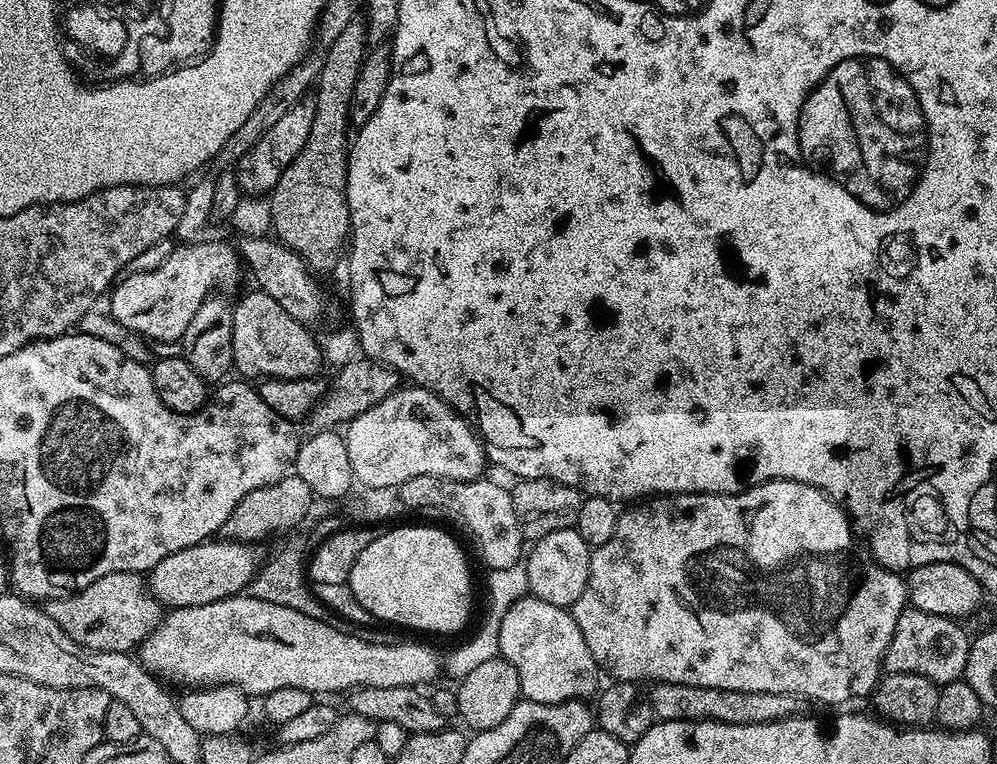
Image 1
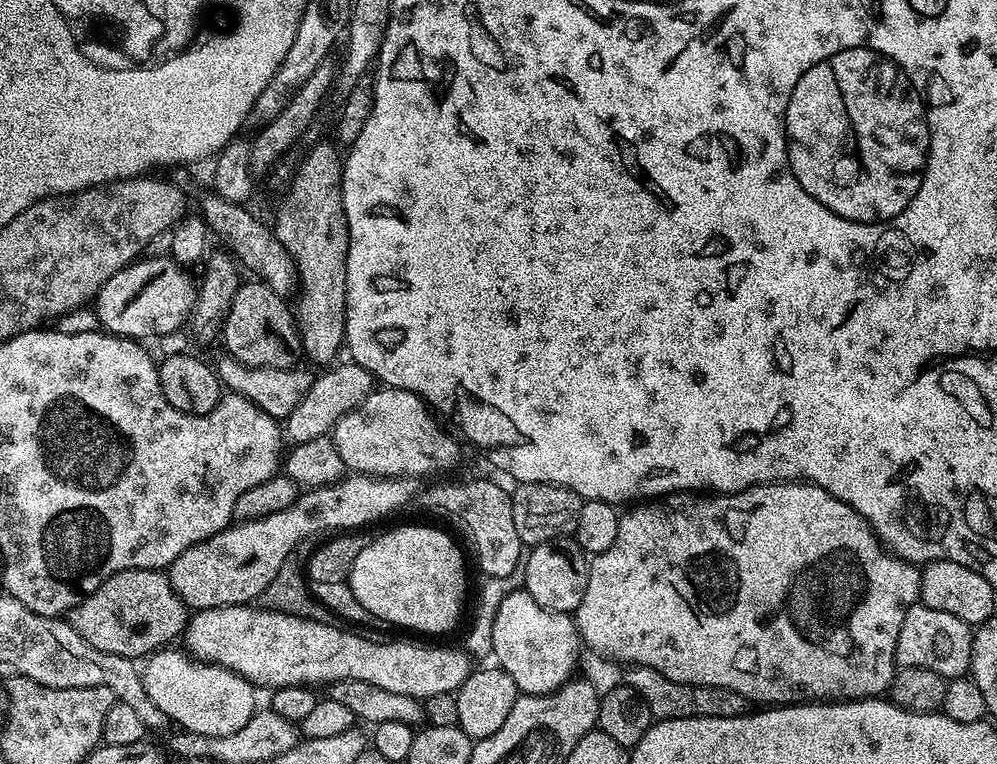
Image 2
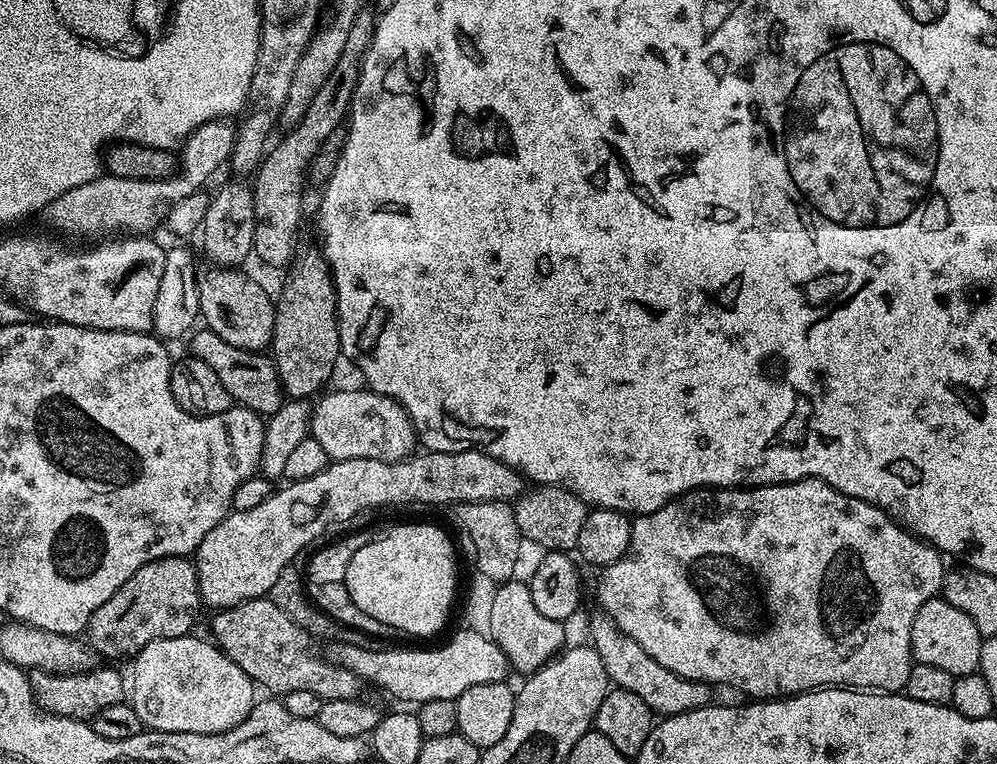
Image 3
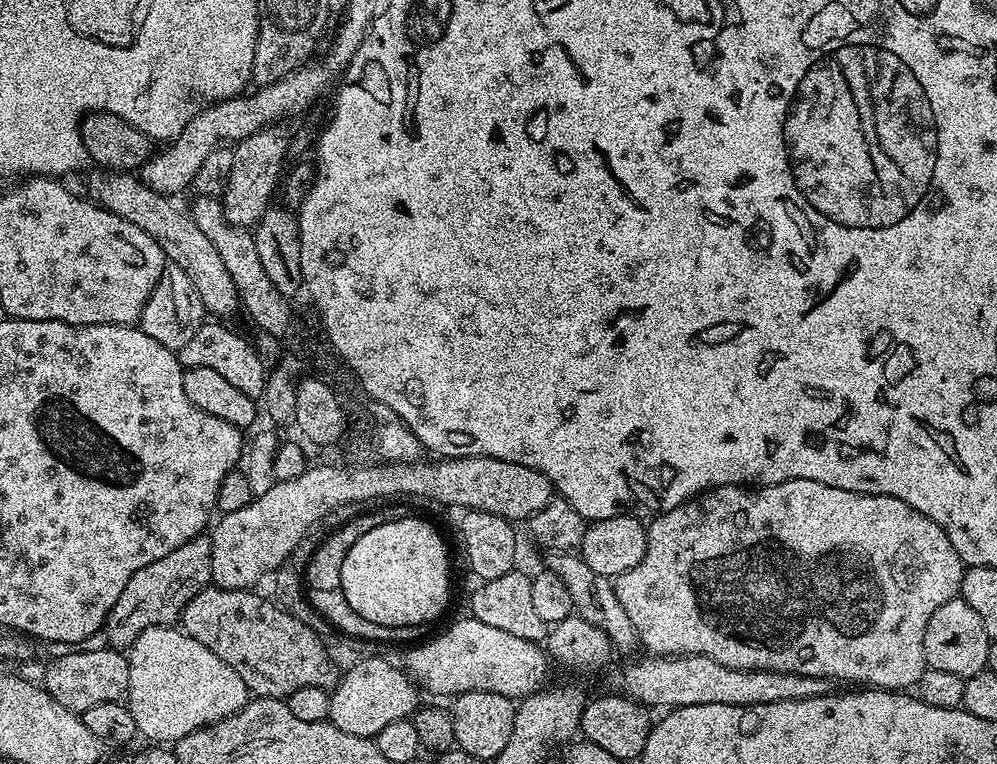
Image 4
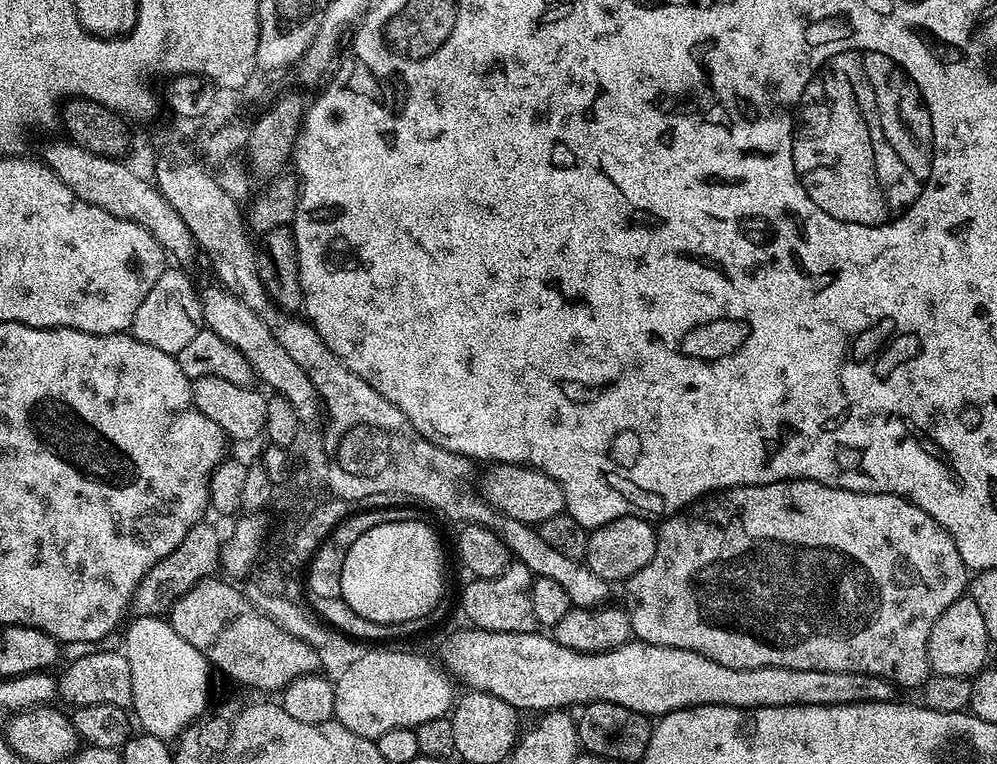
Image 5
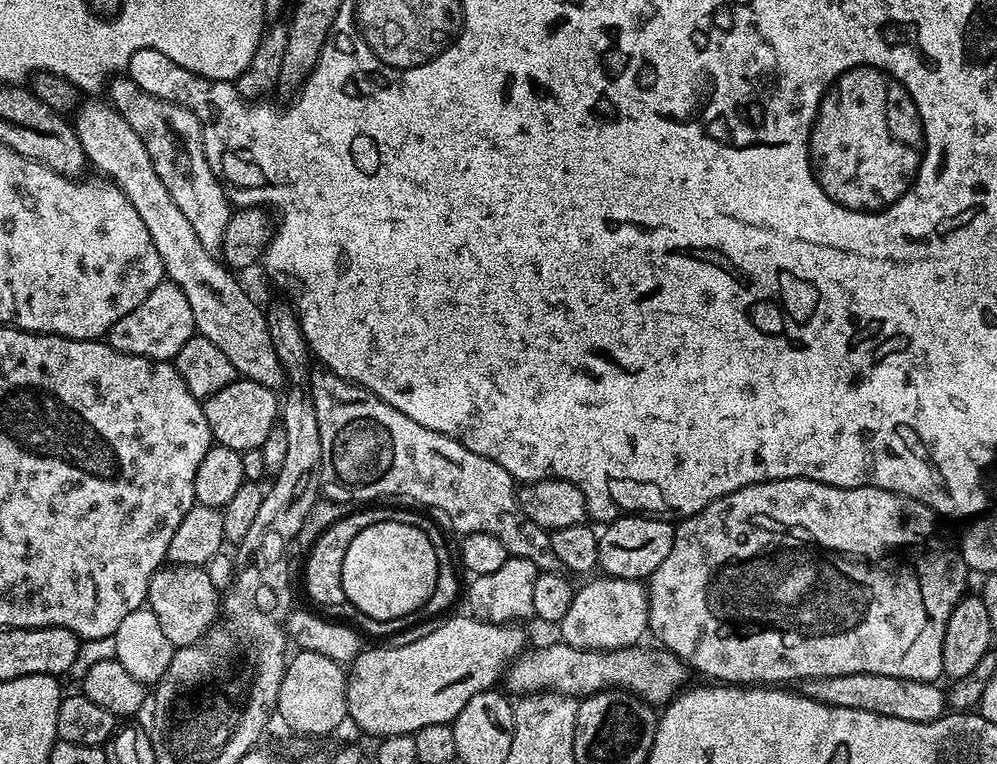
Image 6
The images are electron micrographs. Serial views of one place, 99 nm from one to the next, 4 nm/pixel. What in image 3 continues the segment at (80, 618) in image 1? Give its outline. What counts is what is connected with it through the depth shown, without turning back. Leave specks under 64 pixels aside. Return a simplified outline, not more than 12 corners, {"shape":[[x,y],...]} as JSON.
{"shape":[[152,560],[92,612],[86,640],[120,662],[193,631],[196,565]]}

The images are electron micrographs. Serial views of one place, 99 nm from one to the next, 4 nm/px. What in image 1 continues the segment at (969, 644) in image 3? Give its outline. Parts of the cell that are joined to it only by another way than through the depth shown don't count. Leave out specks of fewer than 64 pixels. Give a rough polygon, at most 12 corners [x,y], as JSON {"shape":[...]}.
{"shape":[[905,607],[888,672],[961,679],[970,636],[953,617]]}

